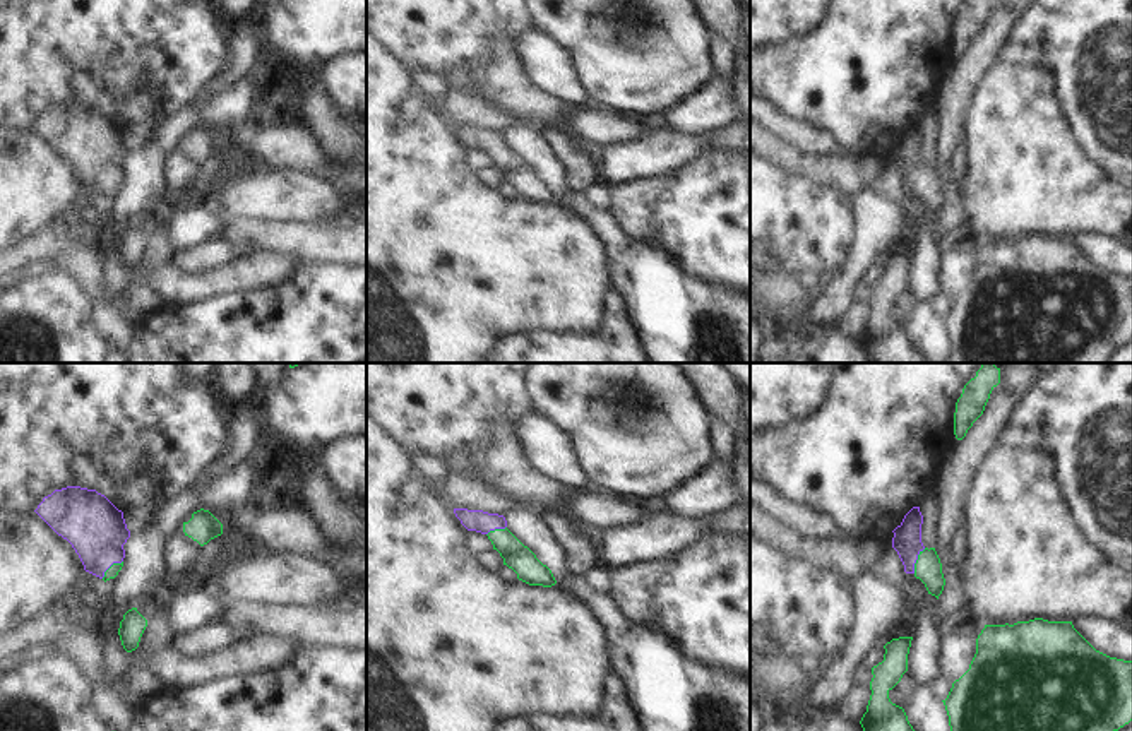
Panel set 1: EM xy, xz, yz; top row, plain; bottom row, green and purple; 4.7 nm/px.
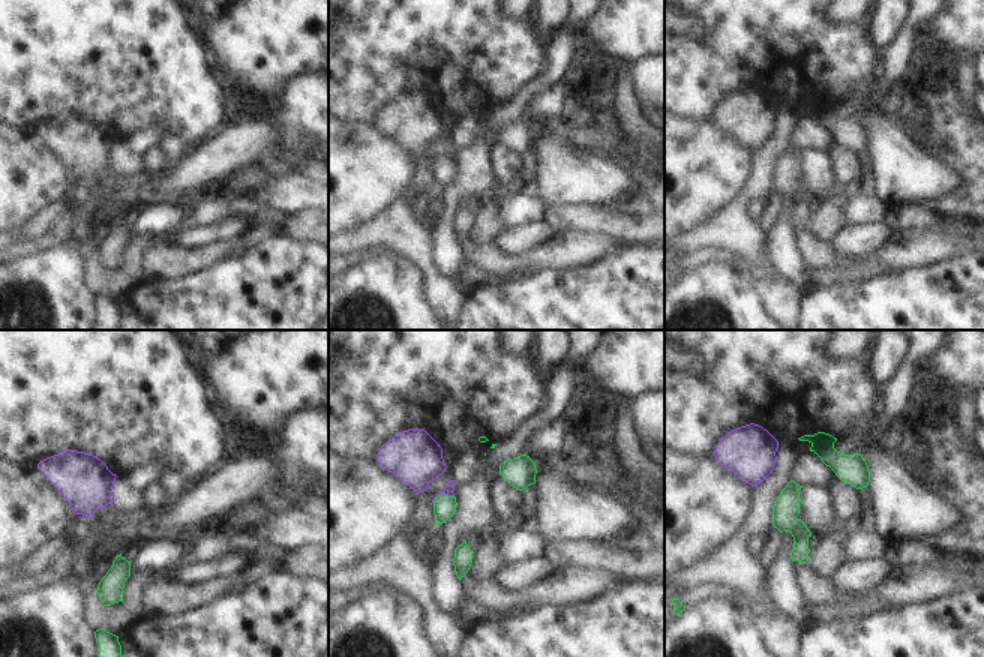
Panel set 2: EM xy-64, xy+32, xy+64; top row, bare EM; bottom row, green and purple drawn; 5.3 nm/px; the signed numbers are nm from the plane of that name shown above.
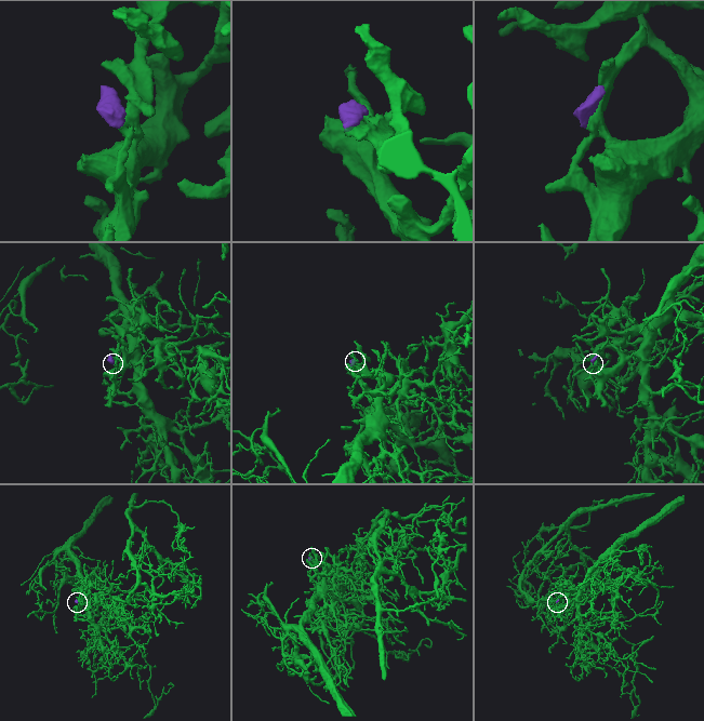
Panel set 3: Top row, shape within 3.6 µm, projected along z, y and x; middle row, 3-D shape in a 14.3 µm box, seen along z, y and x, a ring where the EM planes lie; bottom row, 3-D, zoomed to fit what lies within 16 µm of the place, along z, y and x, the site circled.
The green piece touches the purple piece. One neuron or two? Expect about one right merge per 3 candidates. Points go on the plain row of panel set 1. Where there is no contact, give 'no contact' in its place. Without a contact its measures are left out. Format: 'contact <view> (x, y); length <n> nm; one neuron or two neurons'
contact yz (917, 177); length 130 nm; one neuron

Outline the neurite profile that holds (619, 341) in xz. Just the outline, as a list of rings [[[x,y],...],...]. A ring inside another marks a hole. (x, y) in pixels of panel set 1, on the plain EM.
[[[618,293],[606,298],[606,320],[594,332],[553,332],[533,329],[510,334],[495,349],[493,363],[654,363],[627,300]]]

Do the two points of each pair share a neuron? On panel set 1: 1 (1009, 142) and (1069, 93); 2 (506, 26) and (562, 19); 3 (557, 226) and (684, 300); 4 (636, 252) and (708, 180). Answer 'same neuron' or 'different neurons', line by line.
1: different neurons
2: different neurons
3: different neurons
4: different neurons

